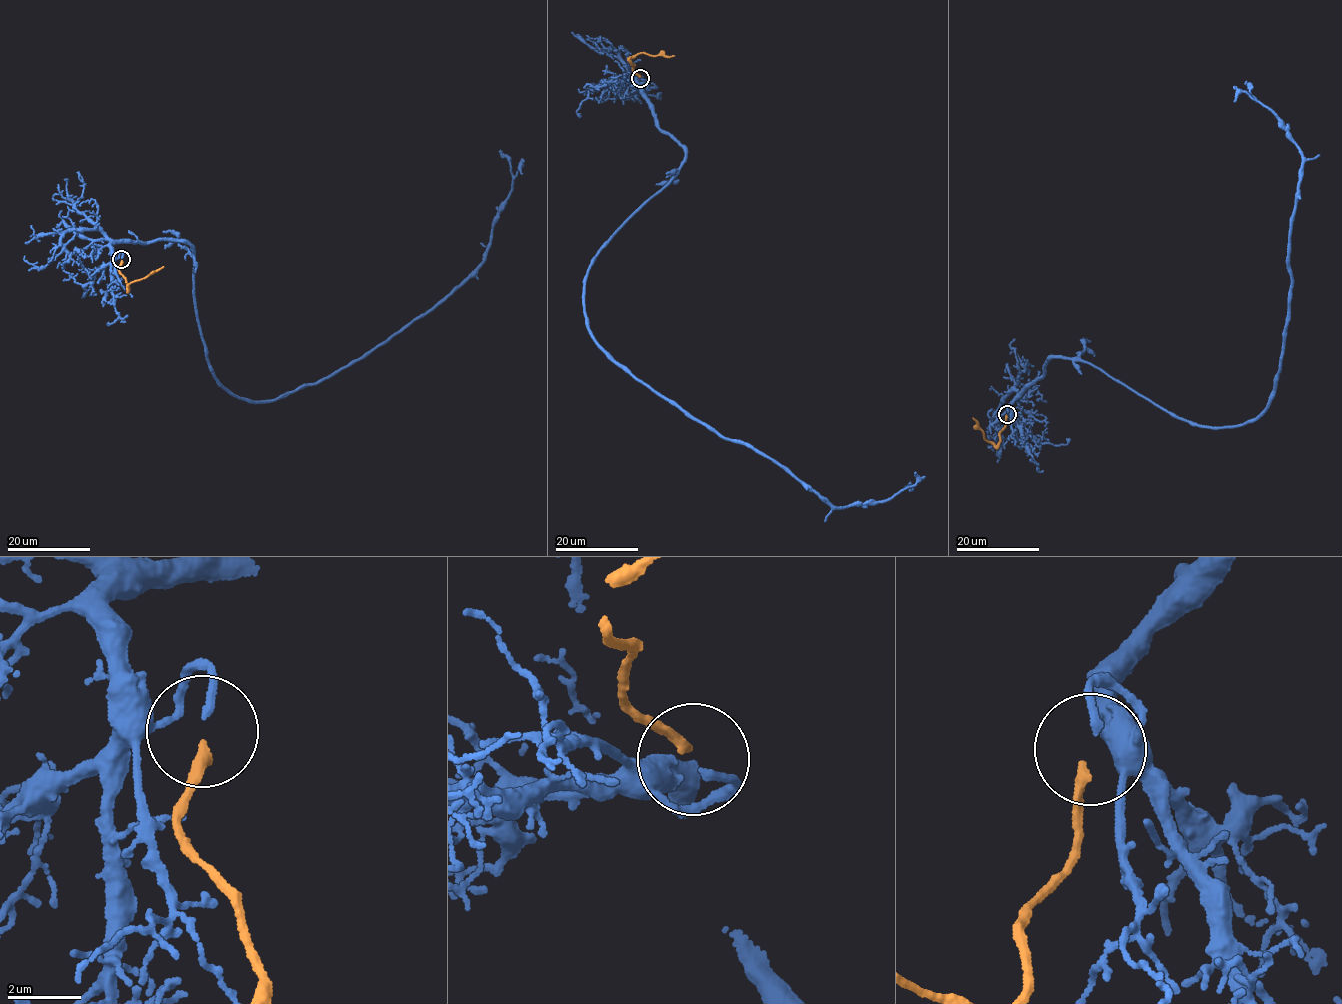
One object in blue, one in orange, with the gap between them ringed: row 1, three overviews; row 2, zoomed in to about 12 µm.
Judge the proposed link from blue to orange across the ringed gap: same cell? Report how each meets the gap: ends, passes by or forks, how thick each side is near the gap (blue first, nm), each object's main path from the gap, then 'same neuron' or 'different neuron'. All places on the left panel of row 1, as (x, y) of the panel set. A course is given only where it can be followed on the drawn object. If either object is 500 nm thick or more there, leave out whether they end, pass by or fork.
blue ends | orange ends | 200/280 nm | blue via (121, 258), (111, 244), (194, 247), (206, 356), (230, 392), (262, 403), (399, 333), (461, 284), (522, 174) | orange via (121, 261), (119, 272), (126, 279), (127, 290), (130, 282), (163, 266) | same neuron

